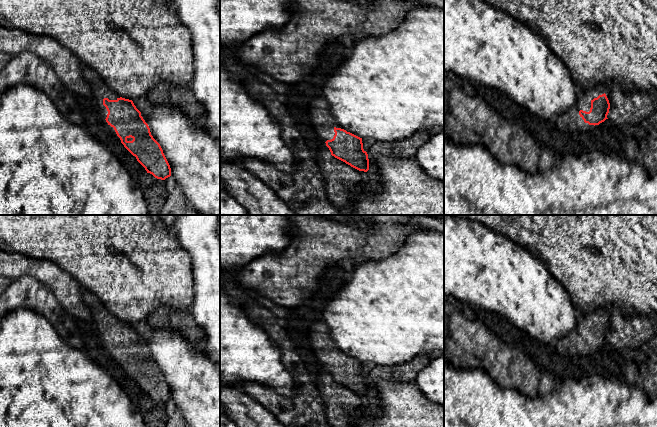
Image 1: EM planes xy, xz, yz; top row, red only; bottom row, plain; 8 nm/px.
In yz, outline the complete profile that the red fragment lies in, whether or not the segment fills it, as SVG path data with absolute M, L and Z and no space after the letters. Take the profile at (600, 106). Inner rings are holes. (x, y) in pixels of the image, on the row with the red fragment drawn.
M577 87L576 94L580 109L579 115L585 123L595 126L608 119L610 103L605 93L591 100L584 89Z

